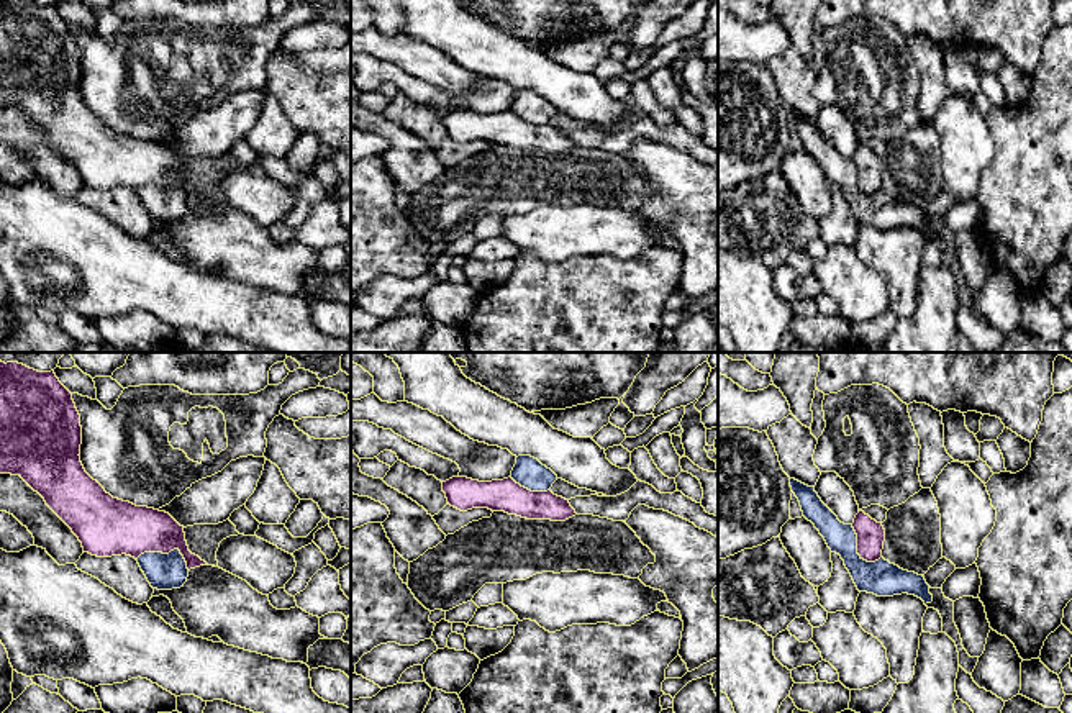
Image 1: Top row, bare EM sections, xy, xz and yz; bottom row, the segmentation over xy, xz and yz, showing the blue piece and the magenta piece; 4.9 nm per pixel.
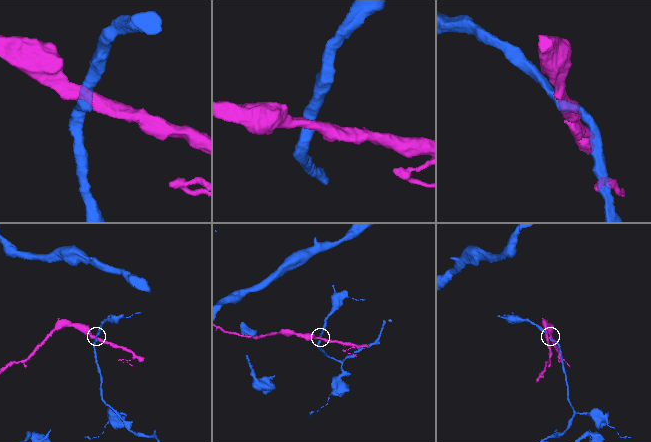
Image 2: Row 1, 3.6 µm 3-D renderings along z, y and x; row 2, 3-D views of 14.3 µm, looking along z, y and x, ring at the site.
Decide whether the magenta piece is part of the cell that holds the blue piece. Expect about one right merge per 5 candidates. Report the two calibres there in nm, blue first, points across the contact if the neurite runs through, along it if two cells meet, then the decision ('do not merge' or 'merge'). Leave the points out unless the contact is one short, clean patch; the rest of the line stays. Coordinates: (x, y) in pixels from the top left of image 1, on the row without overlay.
180 nm thick on the blue side, 260 nm on the other; border along xy (136, 192), (145, 186), (177, 182), (189, 202); do not merge

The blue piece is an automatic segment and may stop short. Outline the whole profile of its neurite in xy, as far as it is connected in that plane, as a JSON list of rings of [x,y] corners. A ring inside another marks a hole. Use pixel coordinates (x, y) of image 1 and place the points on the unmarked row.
[[[179,182],[169,187],[144,185],[136,193],[152,221],[172,223],[187,215],[189,202]]]

